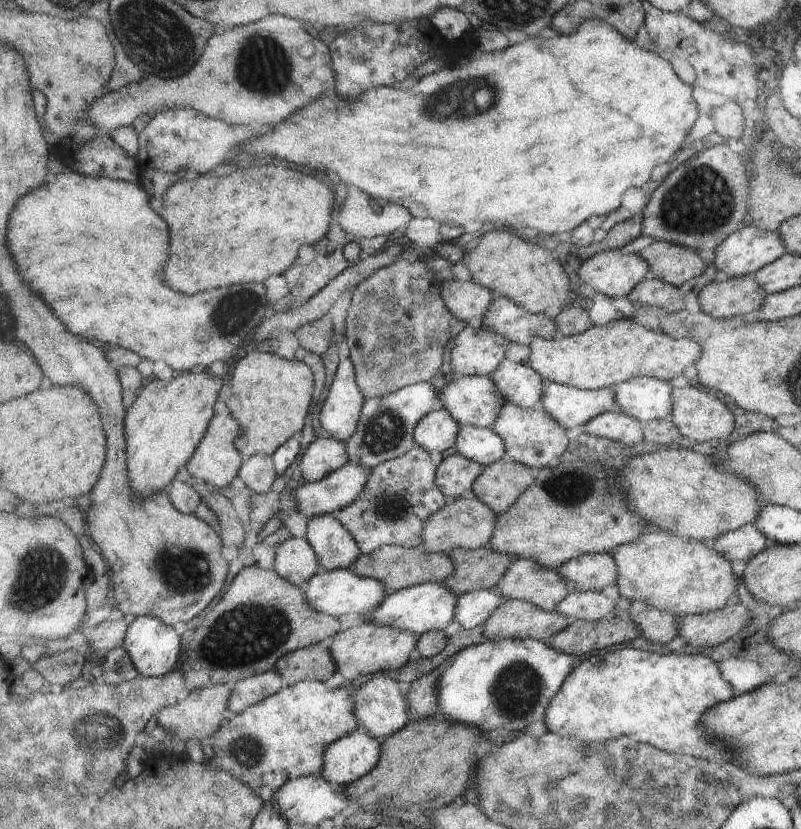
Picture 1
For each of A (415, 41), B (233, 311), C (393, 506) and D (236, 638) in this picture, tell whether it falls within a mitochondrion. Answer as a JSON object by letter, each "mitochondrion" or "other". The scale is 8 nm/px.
{"A":"other","B":"mitochondrion","C":"mitochondrion","D":"mitochondrion"}

